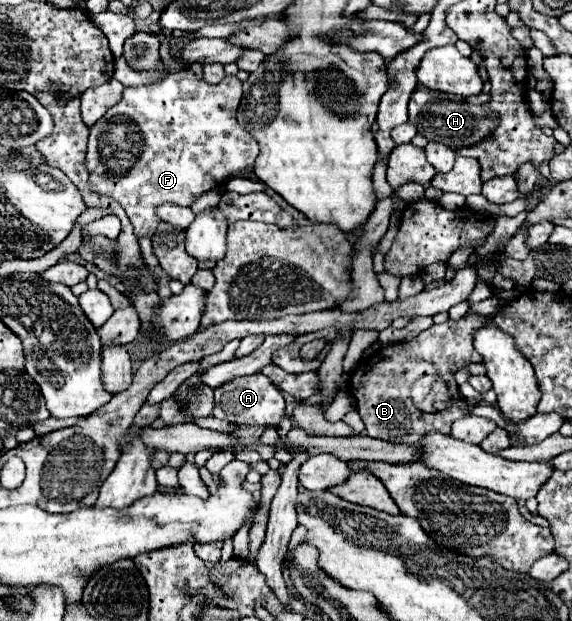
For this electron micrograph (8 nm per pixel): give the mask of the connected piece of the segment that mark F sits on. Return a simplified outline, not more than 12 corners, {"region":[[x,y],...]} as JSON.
{"region":[[242,83],[130,87],[90,129],[94,193],[136,237],[252,171]]}

